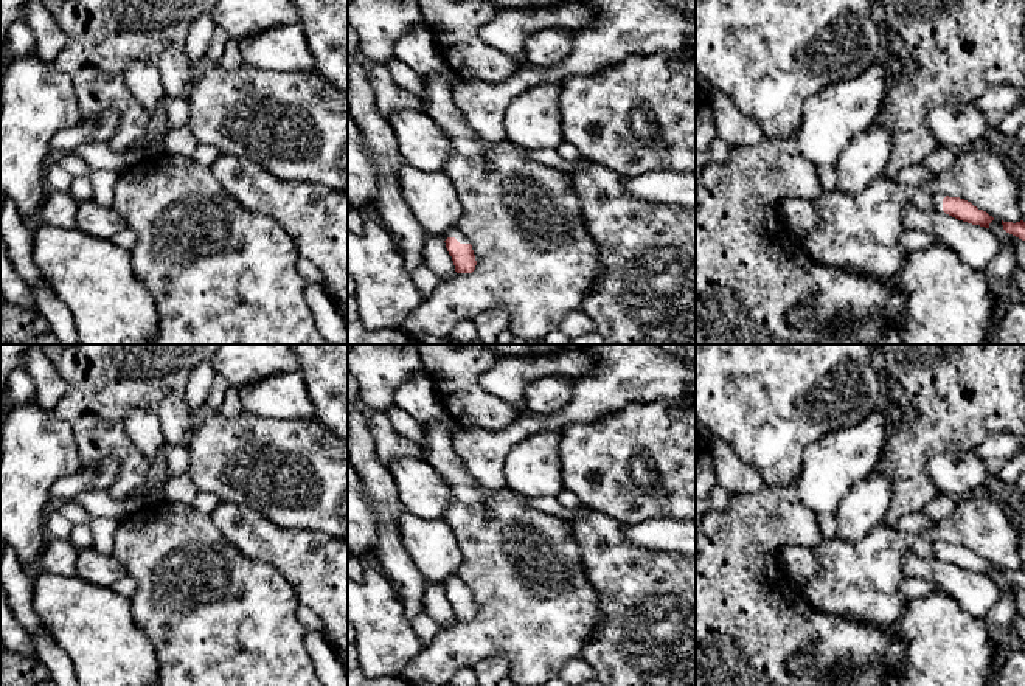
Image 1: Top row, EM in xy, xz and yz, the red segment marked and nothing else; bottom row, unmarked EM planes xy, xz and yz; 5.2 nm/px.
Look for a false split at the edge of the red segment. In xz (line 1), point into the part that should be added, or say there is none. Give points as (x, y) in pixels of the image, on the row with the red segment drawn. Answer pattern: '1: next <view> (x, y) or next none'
1: next xz (454, 232)

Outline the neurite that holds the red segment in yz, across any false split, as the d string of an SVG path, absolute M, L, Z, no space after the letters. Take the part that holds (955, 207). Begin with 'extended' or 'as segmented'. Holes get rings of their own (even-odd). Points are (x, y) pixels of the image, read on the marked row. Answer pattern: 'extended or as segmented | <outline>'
extended | M944 194L933 196L933 208L935 211L946 213L958 220L980 225L989 228L989 223L994 220L986 211L978 210L971 202L960 197L949 197Z

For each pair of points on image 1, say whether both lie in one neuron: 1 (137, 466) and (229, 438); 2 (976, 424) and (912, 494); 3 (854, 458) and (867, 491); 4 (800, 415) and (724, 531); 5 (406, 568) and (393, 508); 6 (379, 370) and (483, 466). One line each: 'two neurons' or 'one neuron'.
1: two neurons
2: one neuron
3: two neurons
4: two neurons
5: one neuron
6: two neurons

